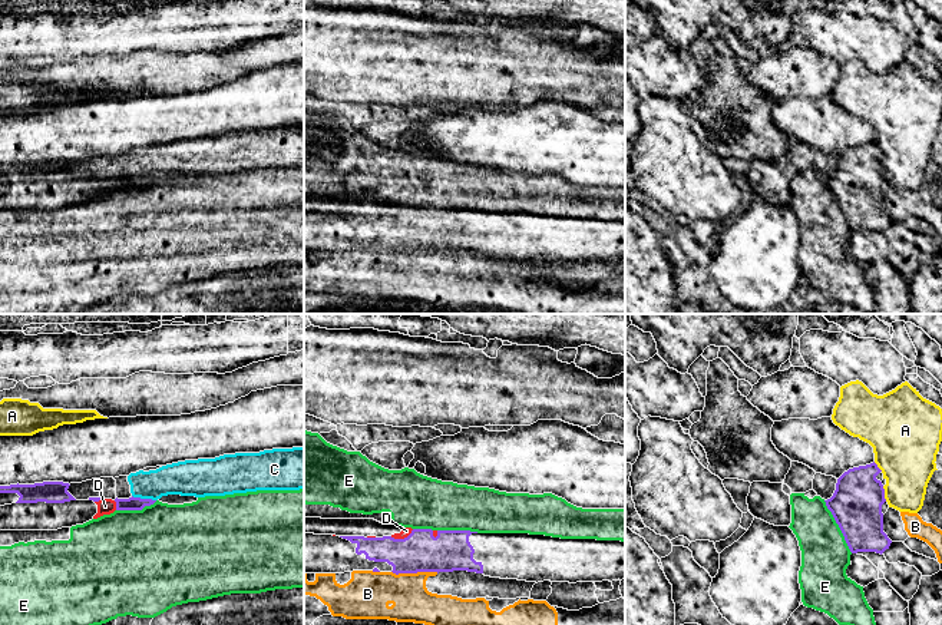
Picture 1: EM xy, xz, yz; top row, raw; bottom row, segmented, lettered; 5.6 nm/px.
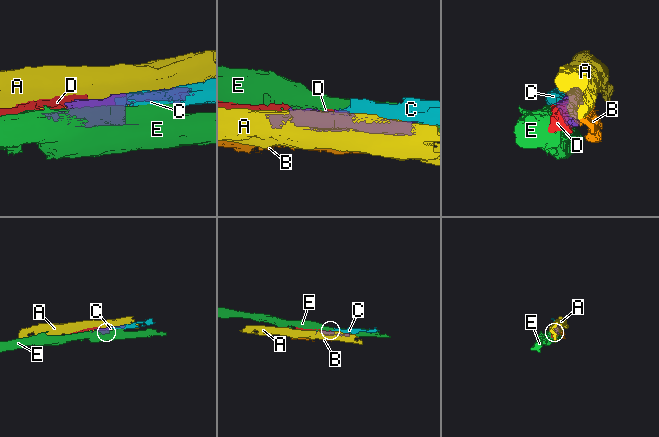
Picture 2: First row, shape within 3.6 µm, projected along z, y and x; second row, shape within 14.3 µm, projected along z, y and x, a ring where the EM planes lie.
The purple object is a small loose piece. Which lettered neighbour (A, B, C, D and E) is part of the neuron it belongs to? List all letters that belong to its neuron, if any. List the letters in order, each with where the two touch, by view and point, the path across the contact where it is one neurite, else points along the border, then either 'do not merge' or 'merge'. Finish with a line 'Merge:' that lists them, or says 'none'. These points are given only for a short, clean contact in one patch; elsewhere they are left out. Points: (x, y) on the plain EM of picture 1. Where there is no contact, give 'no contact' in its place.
A: yz (883, 172) | do not merge
B: xz (415, 251) | do not merge
C: xy (144, 178) | do not merge
D: xz (402, 218) | merge
E: yz (839, 205) | along yz (823, 179), (852, 231) | do not merge
Merge: D

